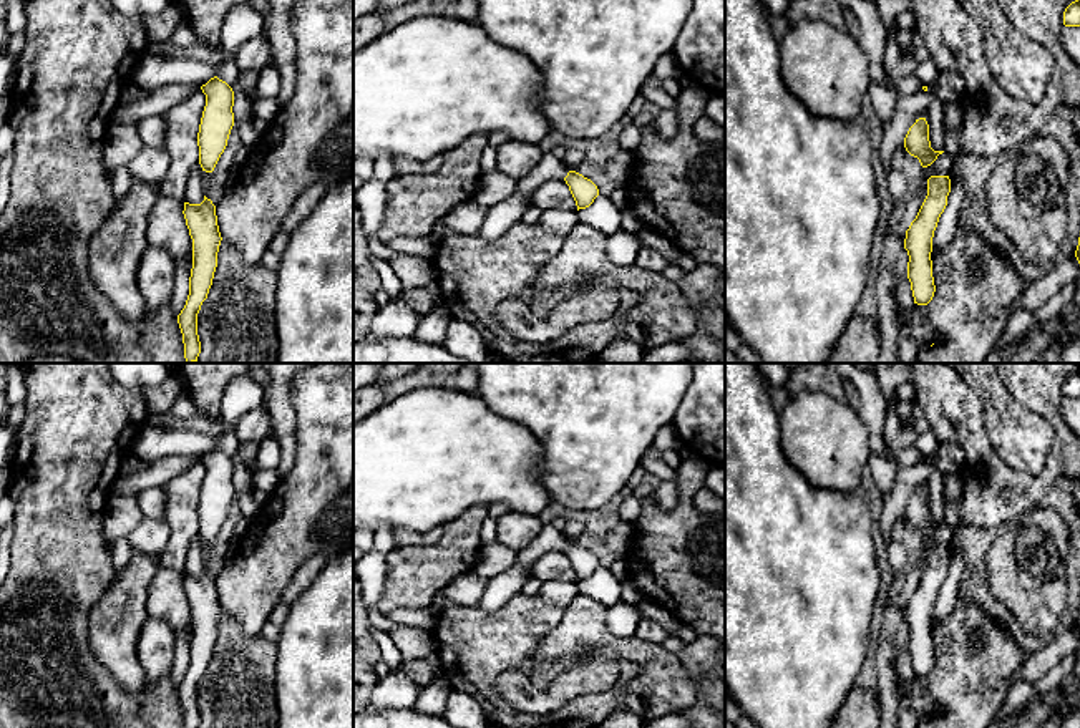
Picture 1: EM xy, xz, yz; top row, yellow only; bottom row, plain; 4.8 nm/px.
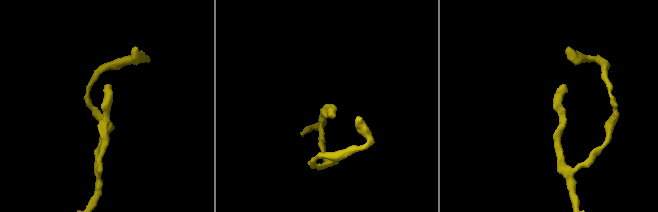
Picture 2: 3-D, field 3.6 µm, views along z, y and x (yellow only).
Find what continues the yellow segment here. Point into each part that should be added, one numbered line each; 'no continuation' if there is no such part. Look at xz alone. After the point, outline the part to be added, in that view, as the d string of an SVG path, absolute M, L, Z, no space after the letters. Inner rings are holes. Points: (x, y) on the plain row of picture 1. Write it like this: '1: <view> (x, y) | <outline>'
1: xz (549, 539) | M544 524L536 539L516 552L516 565L529 569L541 556L552 551L564 551L567 544L562 531L556 529L552 524Z

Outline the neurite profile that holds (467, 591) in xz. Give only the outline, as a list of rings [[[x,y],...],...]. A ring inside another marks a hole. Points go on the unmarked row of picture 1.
[[[473,570],[453,579],[448,585],[438,590],[433,607],[438,610],[441,602],[450,602],[456,607],[478,607],[483,599],[486,580],[478,577]]]

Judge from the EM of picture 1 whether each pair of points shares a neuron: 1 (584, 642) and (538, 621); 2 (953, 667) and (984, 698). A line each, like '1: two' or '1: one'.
1: two
2: one

